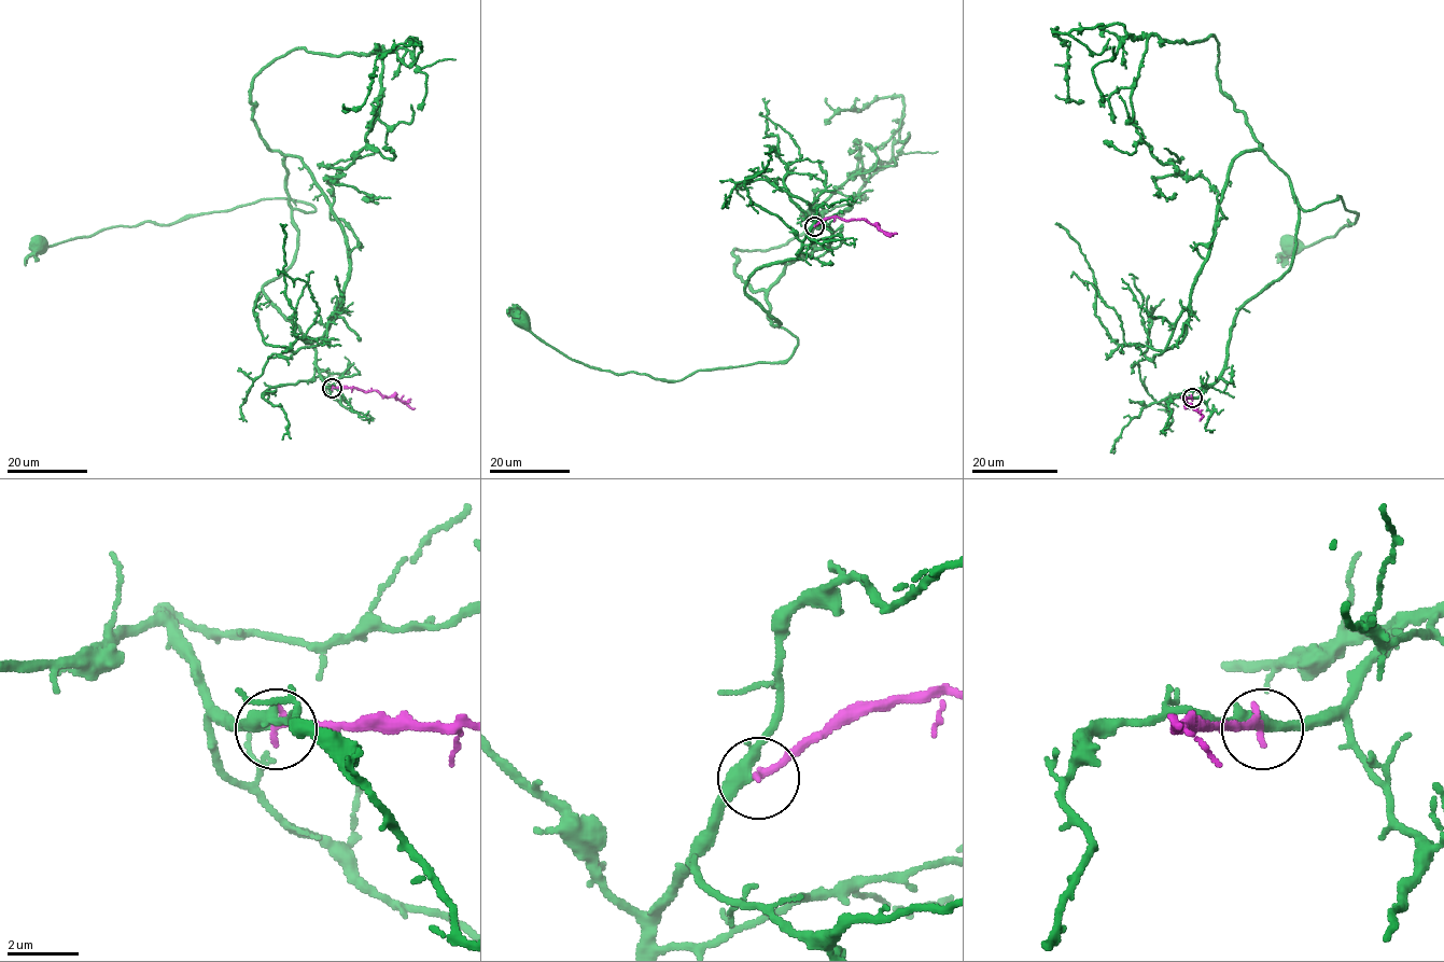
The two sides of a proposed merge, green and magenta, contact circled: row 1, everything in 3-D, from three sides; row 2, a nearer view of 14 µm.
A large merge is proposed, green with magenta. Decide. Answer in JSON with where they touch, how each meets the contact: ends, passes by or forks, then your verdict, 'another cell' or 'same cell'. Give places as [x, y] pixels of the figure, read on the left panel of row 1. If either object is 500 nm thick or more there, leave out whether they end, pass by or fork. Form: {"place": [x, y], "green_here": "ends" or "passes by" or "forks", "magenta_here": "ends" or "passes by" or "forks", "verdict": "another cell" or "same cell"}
{"place": [332, 388], "green_here": "passes by", "magenta_here": "ends", "verdict": "same cell"}

